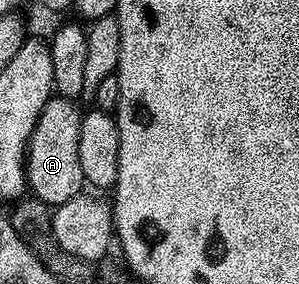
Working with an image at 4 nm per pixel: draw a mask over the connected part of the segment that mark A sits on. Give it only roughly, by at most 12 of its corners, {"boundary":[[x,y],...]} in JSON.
{"boundary":[[52,97],[29,137],[27,186],[59,205],[86,187],[82,111]]}

